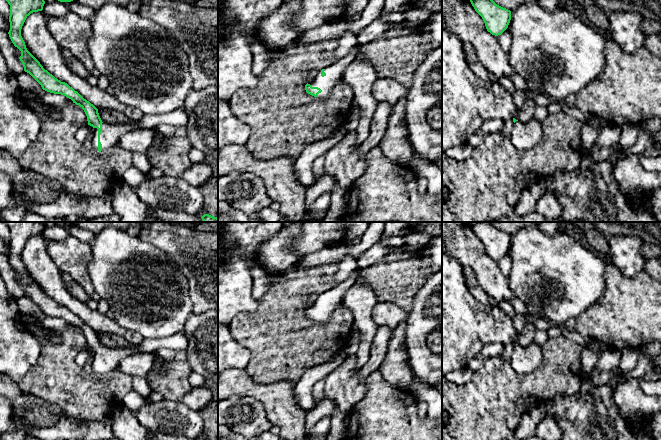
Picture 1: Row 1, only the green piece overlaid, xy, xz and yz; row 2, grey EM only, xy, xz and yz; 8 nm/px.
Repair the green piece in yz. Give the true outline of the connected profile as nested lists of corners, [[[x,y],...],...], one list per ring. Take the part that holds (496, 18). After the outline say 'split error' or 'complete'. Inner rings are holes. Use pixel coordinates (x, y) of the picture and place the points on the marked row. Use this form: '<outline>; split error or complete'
[[[470,0],[470,2],[492,35],[501,35],[508,28],[511,20],[510,10],[497,5],[493,0]]]; complete

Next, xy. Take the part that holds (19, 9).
[[[6,0],[10,5],[10,30],[9,37],[21,51],[20,61],[24,71],[29,73],[42,87],[43,90],[61,94],[79,105],[87,116],[88,125],[94,128],[91,148],[101,152],[119,143],[120,138],[127,132],[141,129],[154,129],[159,124],[167,124],[184,130],[188,122],[188,114],[184,108],[176,109],[165,114],[144,114],[138,121],[131,120],[127,123],[109,124],[103,122],[98,109],[84,99],[67,83],[61,82],[43,68],[40,62],[27,50],[21,36],[21,29],[26,18],[33,12],[43,10],[44,0]]]; split error

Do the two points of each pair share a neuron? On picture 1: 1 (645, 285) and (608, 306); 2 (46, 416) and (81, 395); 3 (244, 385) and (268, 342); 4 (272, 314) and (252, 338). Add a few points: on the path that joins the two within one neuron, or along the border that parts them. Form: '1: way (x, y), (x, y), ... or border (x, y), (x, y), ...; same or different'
1: way (636, 294), (624, 306), (617, 306); same
2: border (38, 397), (54, 402), (68, 416), (79, 420); different
3: border (244, 369), (254, 381), (272, 383); different
4: way (270, 320), (258, 332); same

